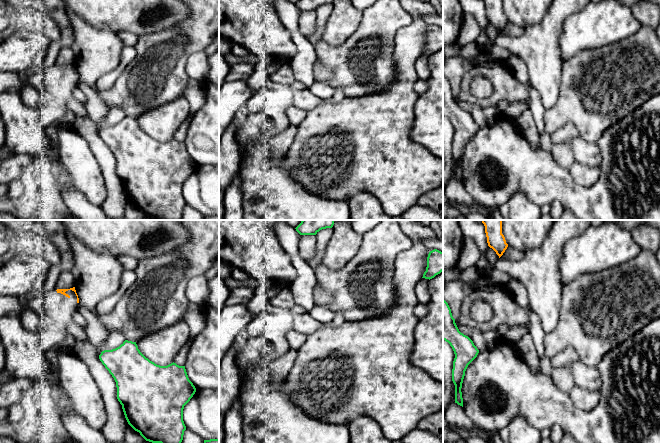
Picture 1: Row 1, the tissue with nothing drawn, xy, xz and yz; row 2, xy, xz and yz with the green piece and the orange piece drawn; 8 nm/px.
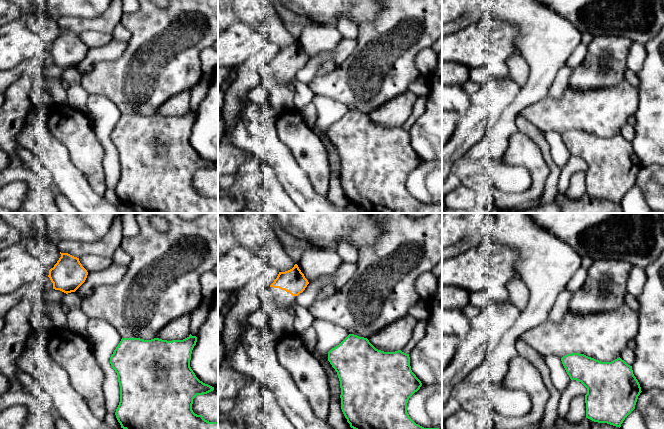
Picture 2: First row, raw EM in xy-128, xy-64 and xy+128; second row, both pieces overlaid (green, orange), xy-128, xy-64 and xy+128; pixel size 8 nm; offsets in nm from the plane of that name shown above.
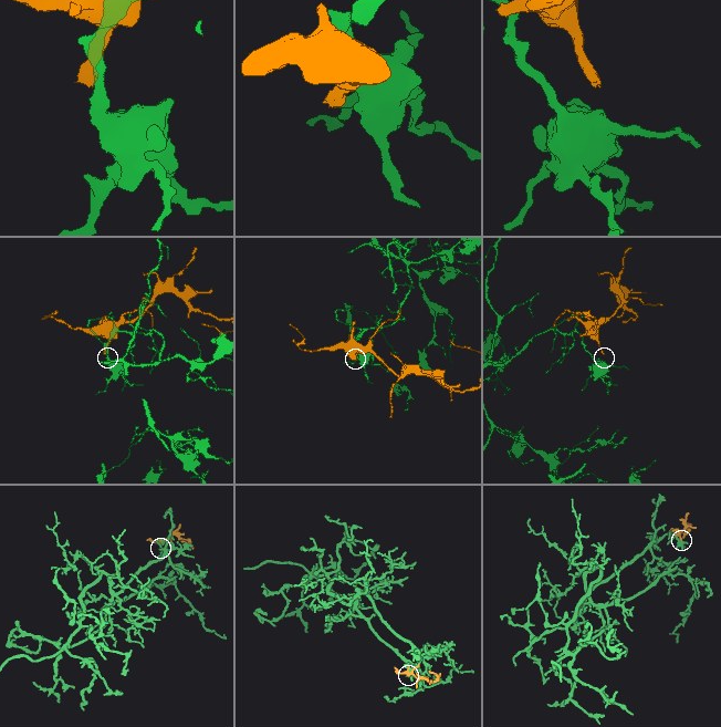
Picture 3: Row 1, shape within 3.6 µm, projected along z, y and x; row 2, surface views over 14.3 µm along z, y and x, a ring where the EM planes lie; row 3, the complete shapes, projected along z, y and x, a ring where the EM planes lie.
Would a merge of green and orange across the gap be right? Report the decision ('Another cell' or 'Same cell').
Another cell

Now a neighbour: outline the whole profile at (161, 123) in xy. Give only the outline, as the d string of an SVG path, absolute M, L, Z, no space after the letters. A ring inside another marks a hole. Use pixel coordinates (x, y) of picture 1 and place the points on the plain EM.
M183 96L143 113L136 118L140 128L160 142L173 139L175 132L188 118L190 104Z

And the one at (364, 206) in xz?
M359 193L348 200L349 220L392 220L382 208L380 201L370 193Z

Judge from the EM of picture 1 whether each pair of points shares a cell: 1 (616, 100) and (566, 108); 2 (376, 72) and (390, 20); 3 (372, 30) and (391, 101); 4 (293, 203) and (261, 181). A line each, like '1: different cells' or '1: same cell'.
1: same cell
2: same cell
3: different cells
4: same cell

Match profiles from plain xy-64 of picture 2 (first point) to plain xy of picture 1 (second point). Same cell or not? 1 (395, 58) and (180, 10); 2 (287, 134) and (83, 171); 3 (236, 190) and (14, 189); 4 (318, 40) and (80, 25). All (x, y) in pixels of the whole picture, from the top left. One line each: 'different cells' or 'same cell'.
1: different cells
2: same cell
3: different cells
4: same cell

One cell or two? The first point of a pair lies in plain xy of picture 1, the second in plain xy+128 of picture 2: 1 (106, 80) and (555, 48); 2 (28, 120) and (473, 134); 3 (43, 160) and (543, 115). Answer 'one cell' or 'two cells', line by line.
1: two cells
2: two cells
3: two cells

